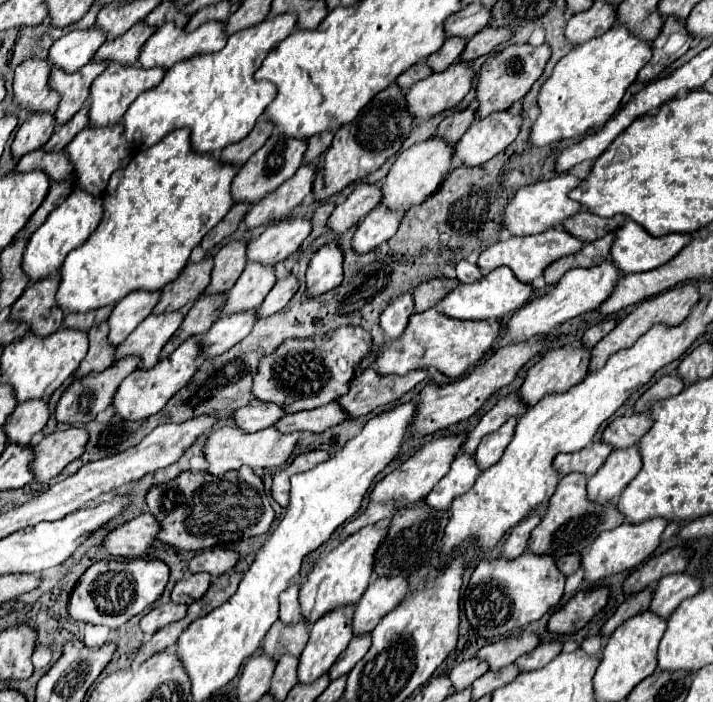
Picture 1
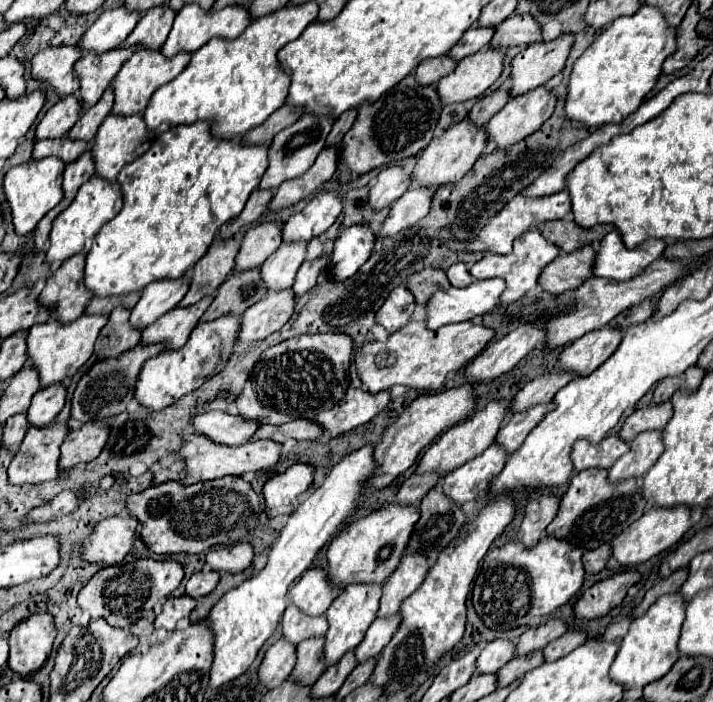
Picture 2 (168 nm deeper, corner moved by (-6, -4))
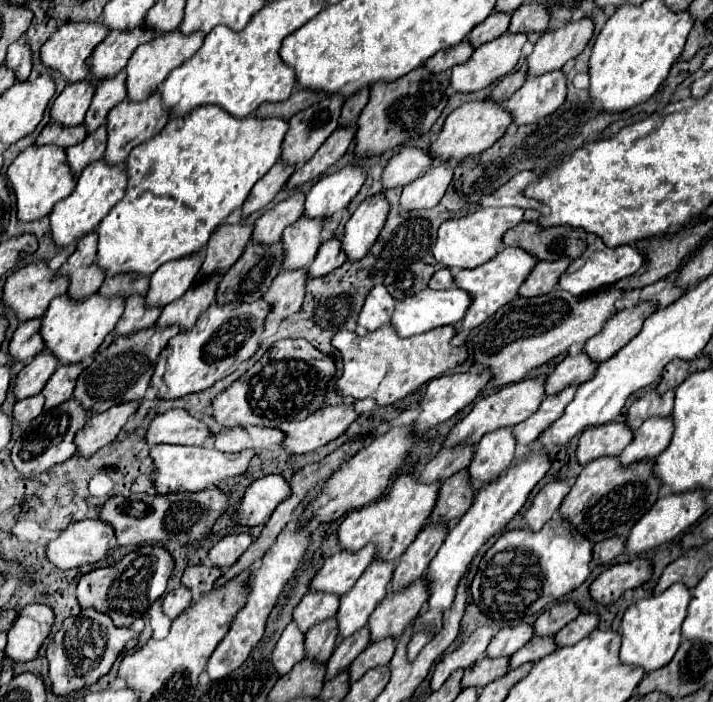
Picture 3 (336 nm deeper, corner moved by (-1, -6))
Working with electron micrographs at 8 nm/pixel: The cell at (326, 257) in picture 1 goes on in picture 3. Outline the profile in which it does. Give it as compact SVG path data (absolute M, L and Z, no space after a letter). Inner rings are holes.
M373 196L361 202L361 206L349 218L343 232L343 248L347 252L347 260L361 260L367 256L369 248L375 244L385 218L389 212L389 204L385 196Z

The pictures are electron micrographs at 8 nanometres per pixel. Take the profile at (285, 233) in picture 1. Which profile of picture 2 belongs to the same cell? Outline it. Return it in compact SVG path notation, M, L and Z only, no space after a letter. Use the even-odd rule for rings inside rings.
M318 192L310 198L310 202L306 204L306 208L296 214L290 216L282 228L282 238L288 242L294 240L302 240L302 242L310 242L314 236L320 236L322 232L326 232L336 218L342 214L342 194L338 192Z

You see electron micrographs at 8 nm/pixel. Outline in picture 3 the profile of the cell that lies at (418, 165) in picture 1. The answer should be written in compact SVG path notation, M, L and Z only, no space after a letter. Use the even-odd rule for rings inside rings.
M469 102L459 106L453 114L449 114L449 118L445 120L437 140L429 146L429 154L435 158L435 162L451 162L451 164L459 164L471 156L477 156L481 152L485 152L489 146L493 146L503 132L507 130L507 126L511 124L511 116L509 112L505 112L499 104L495 102Z

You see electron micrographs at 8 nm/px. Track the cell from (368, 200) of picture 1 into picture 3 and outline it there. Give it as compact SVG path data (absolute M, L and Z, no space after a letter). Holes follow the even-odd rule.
M413 146L399 148L399 152L389 160L389 164L381 174L383 190L407 186L409 182L423 176L431 168L431 164L433 164L433 158L429 156L427 148L423 150Z

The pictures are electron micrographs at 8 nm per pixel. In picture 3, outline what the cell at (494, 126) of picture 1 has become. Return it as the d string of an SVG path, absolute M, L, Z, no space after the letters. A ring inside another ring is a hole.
M561 70L543 76L531 76L525 84L505 102L505 110L513 116L517 126L539 122L553 114L565 100L565 76Z

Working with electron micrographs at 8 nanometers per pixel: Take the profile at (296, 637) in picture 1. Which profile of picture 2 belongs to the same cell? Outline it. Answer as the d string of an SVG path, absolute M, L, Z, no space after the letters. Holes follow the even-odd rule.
M290 604L282 616L282 630L288 642L300 644L312 636L324 636L328 630L328 620L326 616L306 616L298 610L298 606Z

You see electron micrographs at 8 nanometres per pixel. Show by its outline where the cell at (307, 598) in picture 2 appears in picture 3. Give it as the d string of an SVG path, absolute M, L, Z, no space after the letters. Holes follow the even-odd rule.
M365 546L355 554L337 552L335 556L327 558L321 570L313 576L309 592L329 592L335 596L343 596L365 572L367 564L373 562L373 556L375 556L373 546Z

